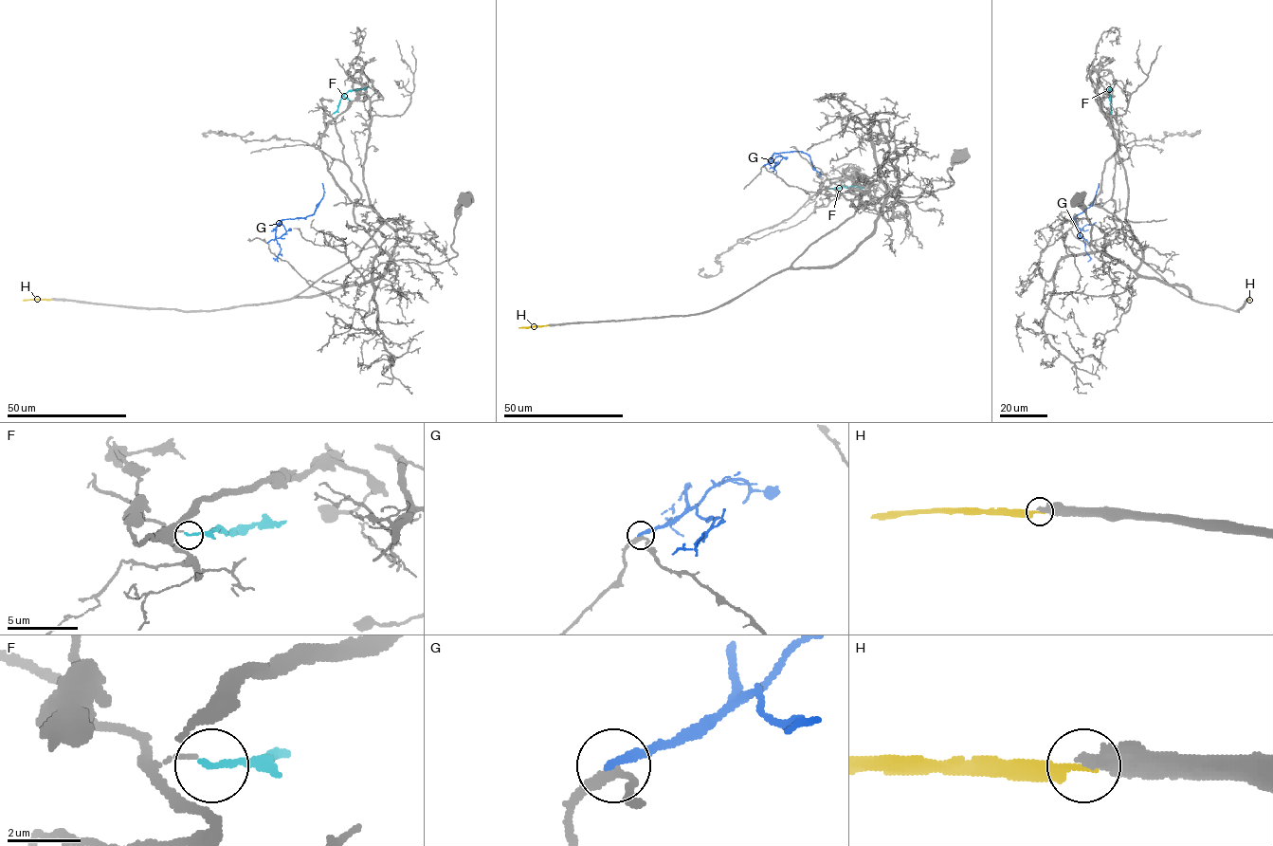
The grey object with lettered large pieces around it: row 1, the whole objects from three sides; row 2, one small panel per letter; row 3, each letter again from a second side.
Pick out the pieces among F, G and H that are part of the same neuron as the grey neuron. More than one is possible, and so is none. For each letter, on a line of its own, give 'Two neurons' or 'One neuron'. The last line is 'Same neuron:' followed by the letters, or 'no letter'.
F: Two neurons
G: Two neurons
H: Two neurons
Same neuron: no letter

